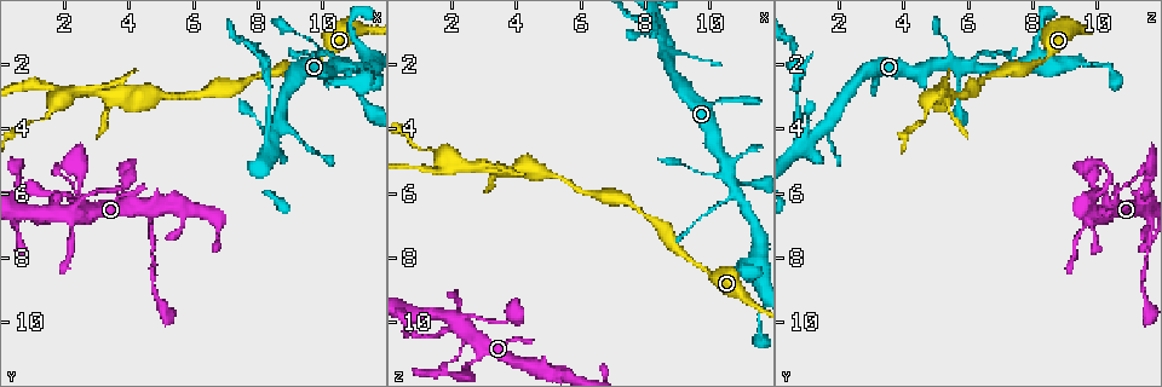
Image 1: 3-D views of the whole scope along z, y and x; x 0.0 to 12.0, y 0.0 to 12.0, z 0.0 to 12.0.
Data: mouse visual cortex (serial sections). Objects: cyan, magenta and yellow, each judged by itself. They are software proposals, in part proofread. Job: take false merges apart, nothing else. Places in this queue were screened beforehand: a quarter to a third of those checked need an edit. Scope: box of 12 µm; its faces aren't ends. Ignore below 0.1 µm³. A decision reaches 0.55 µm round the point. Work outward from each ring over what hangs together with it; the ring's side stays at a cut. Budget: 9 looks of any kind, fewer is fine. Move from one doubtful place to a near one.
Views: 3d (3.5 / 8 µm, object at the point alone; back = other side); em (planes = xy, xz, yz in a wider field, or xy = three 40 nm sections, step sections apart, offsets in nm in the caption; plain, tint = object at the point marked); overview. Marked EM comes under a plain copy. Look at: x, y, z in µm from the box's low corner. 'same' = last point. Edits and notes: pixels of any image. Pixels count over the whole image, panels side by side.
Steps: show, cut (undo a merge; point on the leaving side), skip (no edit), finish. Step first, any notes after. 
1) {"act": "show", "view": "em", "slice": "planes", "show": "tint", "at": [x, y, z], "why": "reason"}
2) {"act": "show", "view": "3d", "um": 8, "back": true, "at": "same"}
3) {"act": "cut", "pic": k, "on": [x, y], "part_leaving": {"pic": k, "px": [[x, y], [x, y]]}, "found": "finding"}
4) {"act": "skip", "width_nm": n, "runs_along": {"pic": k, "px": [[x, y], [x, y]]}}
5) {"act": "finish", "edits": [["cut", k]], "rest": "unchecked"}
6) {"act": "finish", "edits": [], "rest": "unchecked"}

{"act": "show", "view": "em", "slice": "xy", "step": 2, "show": "tint", "at": [10.7, 2.0, 5.6], "why": "sharp bend"}

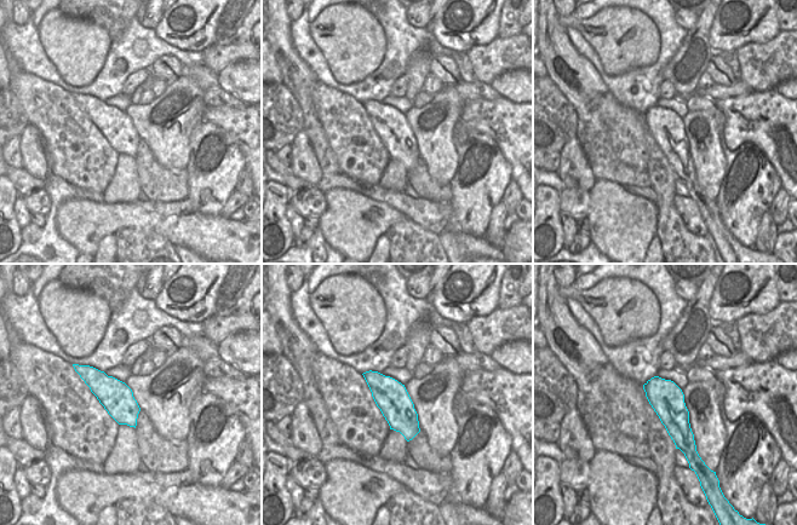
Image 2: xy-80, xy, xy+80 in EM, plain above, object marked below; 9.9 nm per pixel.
{"act": "show", "view": "3d", "um": 3.5, "at": "same"}

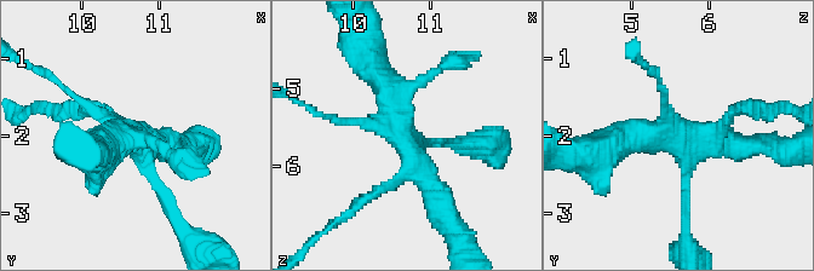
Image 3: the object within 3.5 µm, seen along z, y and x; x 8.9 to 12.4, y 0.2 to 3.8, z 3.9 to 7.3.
{"act": "skip", "runs_along": {"pic": 3, "px": [[372, 65], [442, 199]]}, "found": "all the same cell"}

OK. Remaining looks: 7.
{"act": "show", "view": "3d", "um": 8, "at": [8.4, 4.6, 0.8]}

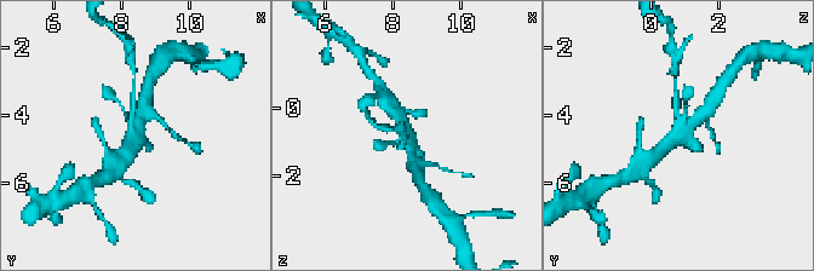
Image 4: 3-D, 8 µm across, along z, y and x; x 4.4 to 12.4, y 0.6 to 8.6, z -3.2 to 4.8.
{"act": "show", "view": "3d", "um": 3.5, "at": [8.4, 4.5, 0.9]}

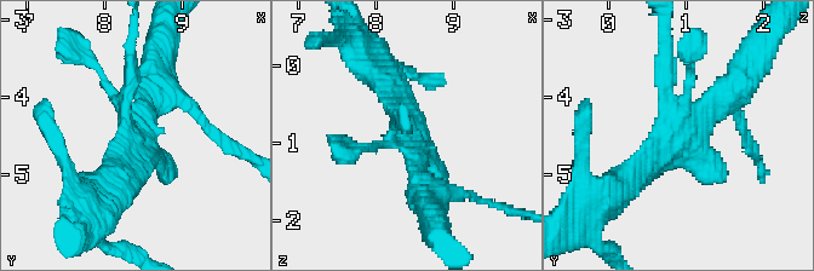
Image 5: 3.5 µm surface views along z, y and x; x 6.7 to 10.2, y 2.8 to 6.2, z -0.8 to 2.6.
{"act": "show", "view": "em", "slice": "xy", "step": 3, "show": "tint", "at": [8.35, 4.50, 0.90]}

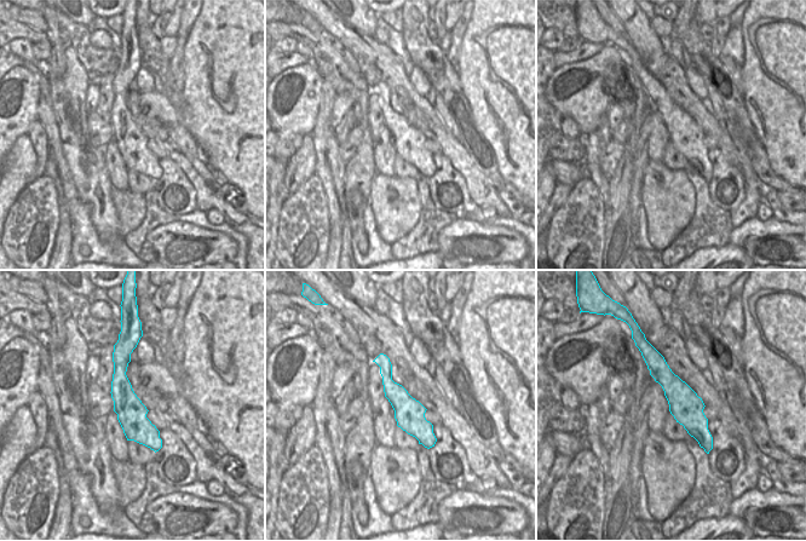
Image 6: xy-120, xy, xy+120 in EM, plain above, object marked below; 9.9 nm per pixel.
{"act": "skip", "runs_along": {"pic": 5, "px": [[731, 93], [681, 138], [665, 56]]}, "found": "all the same cell"}

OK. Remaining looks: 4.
{"act": "show", "view": "3d", "um": 3.5, "back": true, "at": [2.1, 2.9, 5.1]}

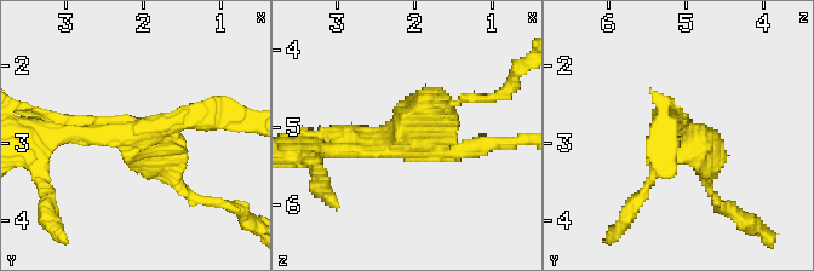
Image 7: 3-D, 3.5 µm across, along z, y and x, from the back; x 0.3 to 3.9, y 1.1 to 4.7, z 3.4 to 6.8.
{"act": "show", "view": "em", "slice": "xy", "step": 5, "show": "tint", "at": [2.05, 2.95, 5.10]}

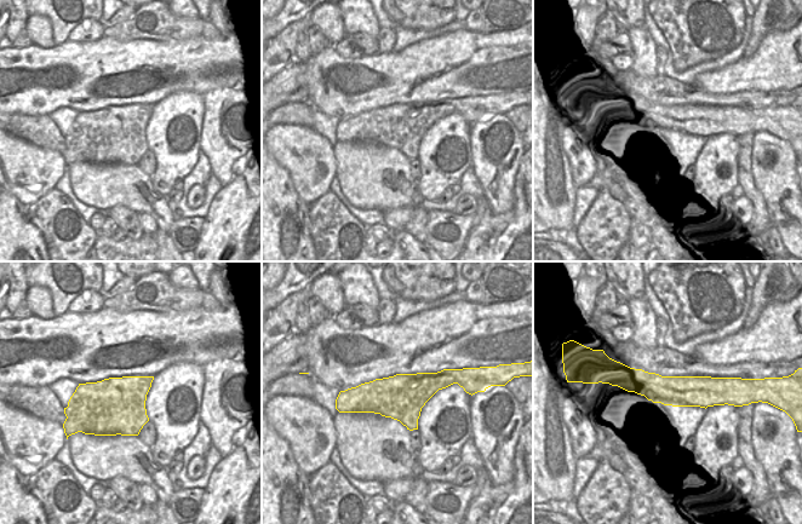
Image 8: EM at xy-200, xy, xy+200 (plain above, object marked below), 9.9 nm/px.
{"act": "cut", "pic": 7, "on": [179, 189], "part_leaving": {"pic": 7, "px": [[389, 144], [430, 107], [463, 98]]}, "found": "two cells meet here"}

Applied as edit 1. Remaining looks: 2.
{"act": "show", "view": "3d", "um": 3.5, "at": [2.5, 6.0, 11.3]}

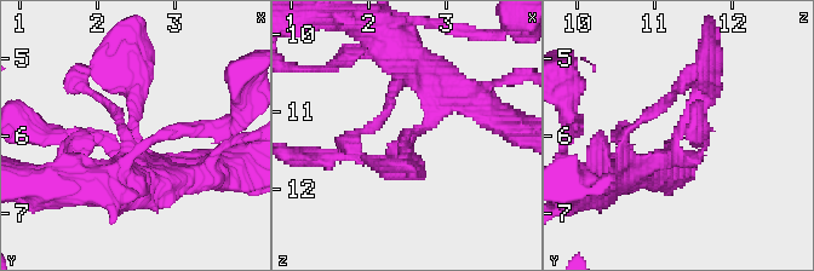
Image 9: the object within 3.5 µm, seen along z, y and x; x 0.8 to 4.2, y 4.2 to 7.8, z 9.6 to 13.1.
{"act": "show", "view": "em", "slice": "xy", "step": 3, "show": "tint", "at": [2.50, 6.05, 11.30]}

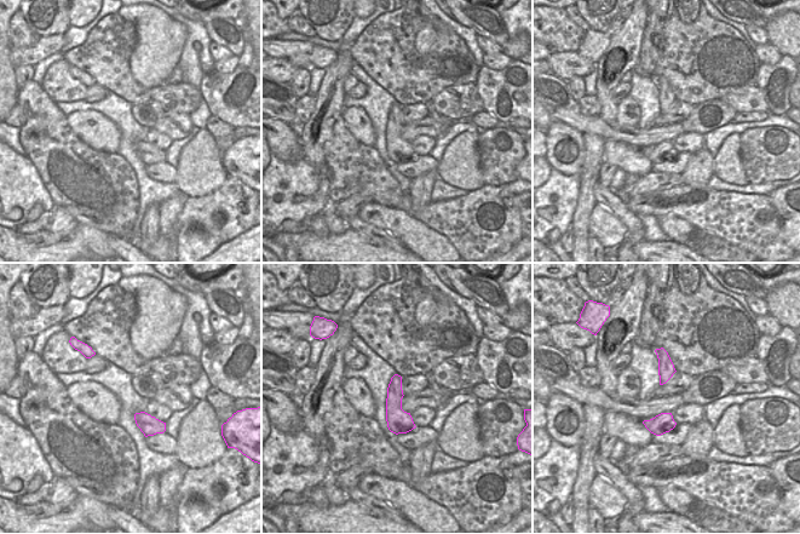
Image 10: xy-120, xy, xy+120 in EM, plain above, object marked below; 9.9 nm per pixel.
{"act": "skip", "runs_along": {"pic": 9, "px": [[641, 171], [678, 155], [709, 67]]}, "found": "one cell here"}

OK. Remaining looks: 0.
{"act": "finish", "edits": [["cut", 7]], "rest": "unchecked"}

